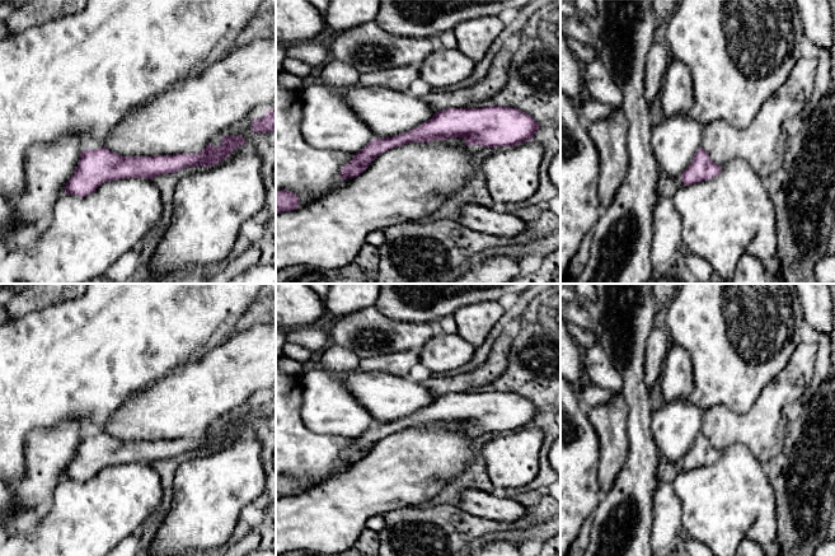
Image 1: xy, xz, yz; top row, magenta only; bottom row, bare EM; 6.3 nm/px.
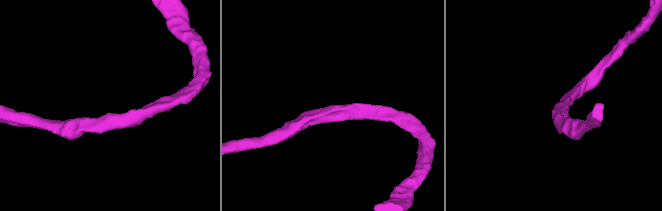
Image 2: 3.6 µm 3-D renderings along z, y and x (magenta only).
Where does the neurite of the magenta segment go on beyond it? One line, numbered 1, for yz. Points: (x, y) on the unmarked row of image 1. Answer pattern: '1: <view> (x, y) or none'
1: yz (763, 428)

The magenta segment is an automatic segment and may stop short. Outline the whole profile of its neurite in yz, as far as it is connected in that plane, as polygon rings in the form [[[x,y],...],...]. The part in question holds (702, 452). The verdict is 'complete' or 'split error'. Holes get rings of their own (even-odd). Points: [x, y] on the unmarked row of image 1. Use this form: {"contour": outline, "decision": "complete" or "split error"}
{"contour": [[[801,342],[792,352],[785,366],[765,386],[746,414],[737,415],[724,405],[709,407],[703,414],[702,433],[694,439],[691,448],[680,462],[682,469],[691,471],[712,464],[722,457],[727,448],[735,444],[745,445],[763,466],[768,464],[780,453],[787,434],[788,421],[784,408],[789,403],[799,401],[812,383],[817,352],[817,342]]], "decision": "split error"}

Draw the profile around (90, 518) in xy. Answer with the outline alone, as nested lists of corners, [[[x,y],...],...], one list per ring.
[[[146,463],[104,467],[85,482],[65,478],[55,489],[44,517],[37,525],[10,536],[0,532],[0,556],[107,556],[122,539],[142,527],[161,500],[161,478]]]

